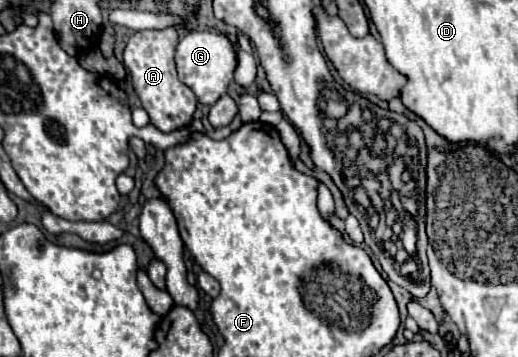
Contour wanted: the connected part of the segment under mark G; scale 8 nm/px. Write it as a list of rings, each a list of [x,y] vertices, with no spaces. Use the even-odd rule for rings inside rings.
[[[193,30],[189,32],[177,46],[175,52],[179,80],[183,80],[201,104],[215,104],[233,82],[233,72],[237,68],[237,50],[233,42],[225,34],[217,34],[213,30]]]

